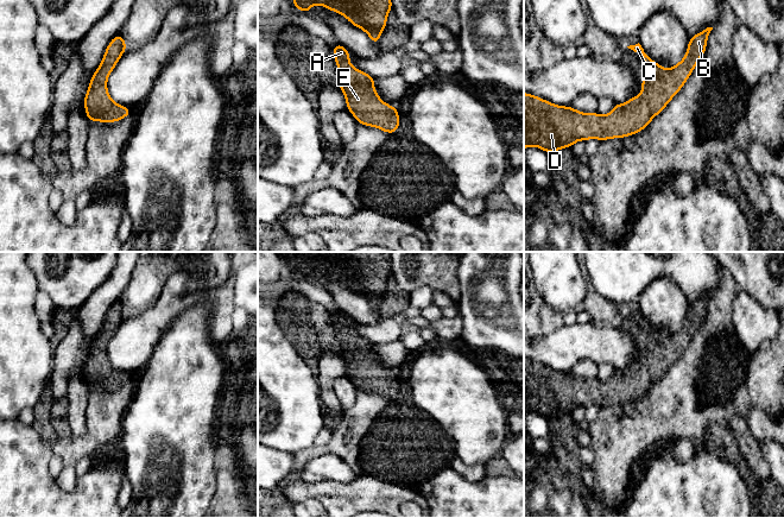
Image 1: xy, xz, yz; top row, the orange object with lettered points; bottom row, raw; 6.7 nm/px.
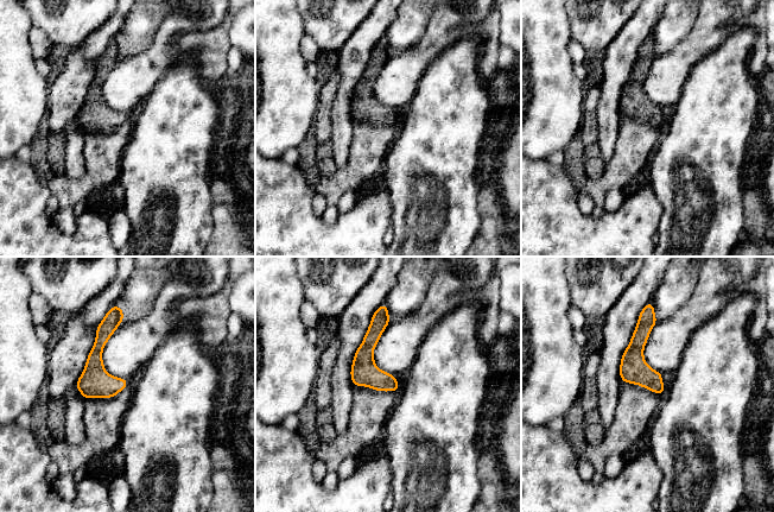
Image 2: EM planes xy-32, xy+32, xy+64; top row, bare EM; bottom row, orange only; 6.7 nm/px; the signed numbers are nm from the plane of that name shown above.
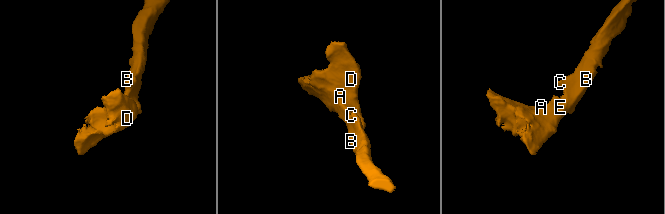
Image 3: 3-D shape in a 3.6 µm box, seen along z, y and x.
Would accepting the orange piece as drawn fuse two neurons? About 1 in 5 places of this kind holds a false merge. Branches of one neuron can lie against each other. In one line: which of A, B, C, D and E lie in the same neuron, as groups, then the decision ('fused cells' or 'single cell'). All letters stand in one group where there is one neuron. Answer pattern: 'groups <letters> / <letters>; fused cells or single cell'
groups A B C D E; single cell

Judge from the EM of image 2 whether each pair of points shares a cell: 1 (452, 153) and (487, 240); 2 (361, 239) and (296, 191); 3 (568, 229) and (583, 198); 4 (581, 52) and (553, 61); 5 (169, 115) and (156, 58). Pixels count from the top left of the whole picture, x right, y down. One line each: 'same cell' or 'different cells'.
1: different cells
2: same cell
3: different cells
4: different cells
5: different cells

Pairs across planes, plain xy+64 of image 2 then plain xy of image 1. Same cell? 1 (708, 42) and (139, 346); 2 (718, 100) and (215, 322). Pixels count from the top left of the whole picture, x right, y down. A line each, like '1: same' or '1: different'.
1: same
2: different

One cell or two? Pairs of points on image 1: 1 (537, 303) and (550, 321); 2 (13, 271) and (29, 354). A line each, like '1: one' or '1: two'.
1: one
2: one

